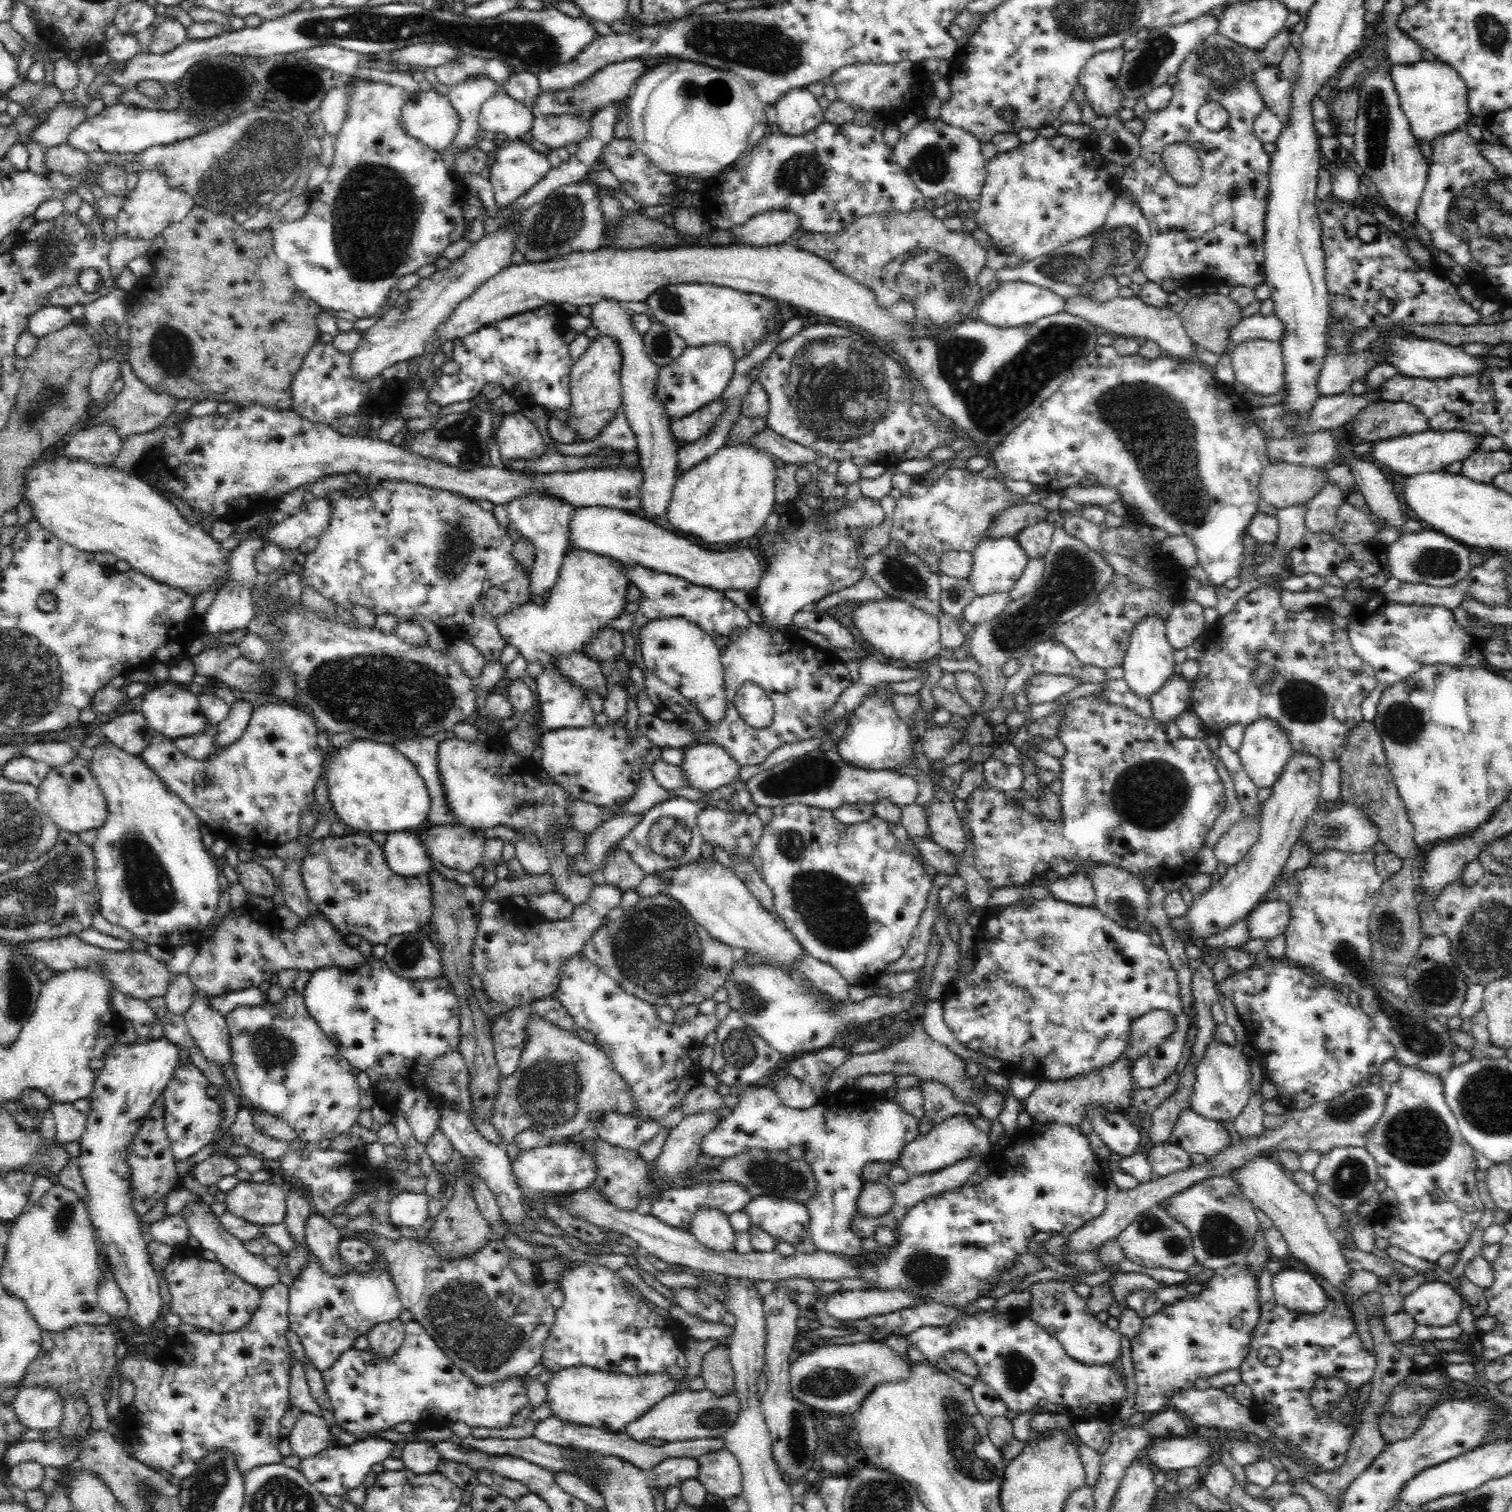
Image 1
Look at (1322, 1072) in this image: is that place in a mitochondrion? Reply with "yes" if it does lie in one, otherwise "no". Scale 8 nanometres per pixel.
no

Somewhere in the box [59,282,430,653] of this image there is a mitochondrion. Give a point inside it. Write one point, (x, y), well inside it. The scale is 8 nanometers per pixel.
(172, 352)

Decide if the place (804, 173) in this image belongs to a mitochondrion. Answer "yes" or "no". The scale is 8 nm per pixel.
yes

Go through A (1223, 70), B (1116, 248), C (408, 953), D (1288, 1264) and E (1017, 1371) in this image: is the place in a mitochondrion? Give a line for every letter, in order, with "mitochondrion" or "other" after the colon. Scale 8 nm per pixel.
A: mitochondrion
B: mitochondrion
C: mitochondrion
D: other
E: mitochondrion

